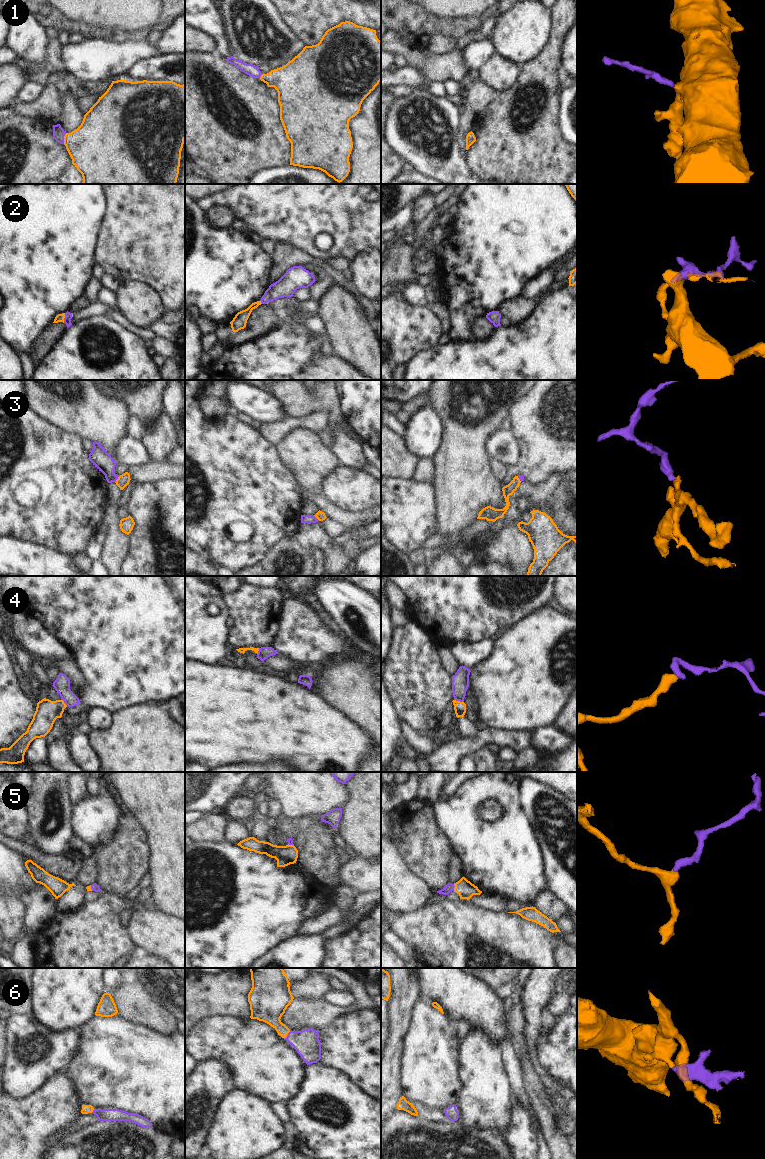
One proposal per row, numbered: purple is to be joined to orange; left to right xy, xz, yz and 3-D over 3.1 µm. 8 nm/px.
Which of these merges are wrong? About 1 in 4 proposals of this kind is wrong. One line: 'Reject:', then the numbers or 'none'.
Reject: 4

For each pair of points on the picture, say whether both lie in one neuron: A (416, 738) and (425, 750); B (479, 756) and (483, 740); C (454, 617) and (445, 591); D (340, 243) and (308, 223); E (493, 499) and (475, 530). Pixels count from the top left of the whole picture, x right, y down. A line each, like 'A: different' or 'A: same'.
A: same
B: different
C: same
D: same
E: different

